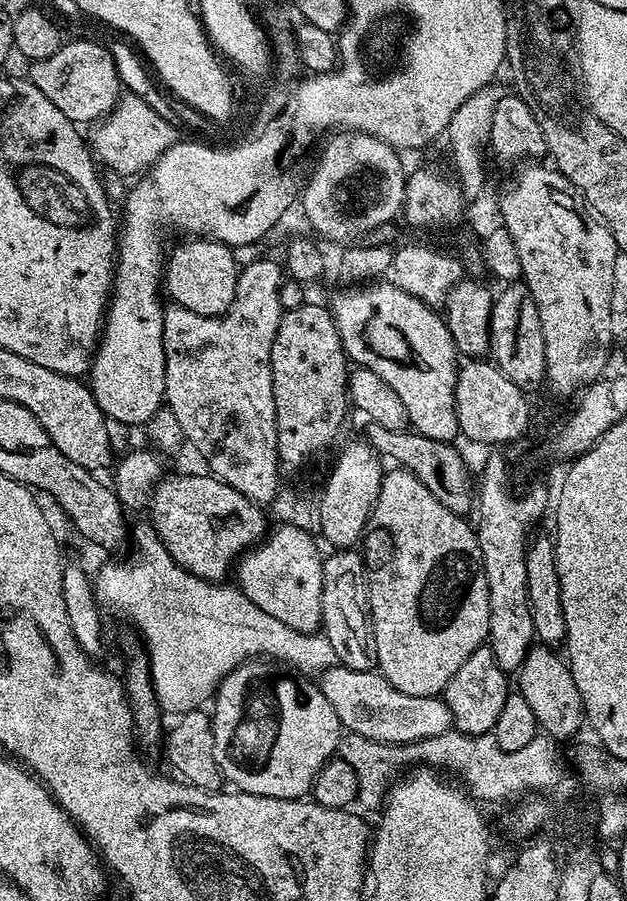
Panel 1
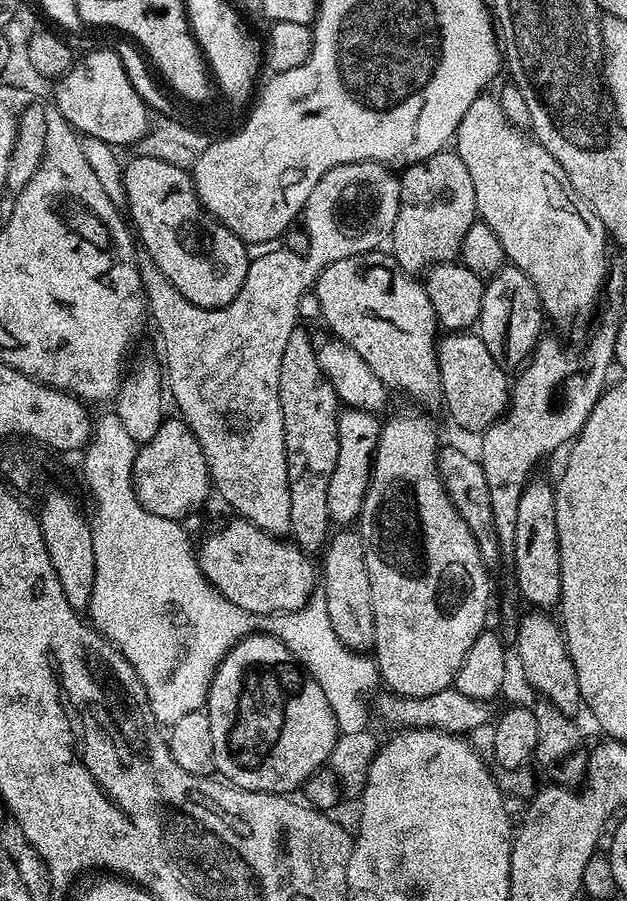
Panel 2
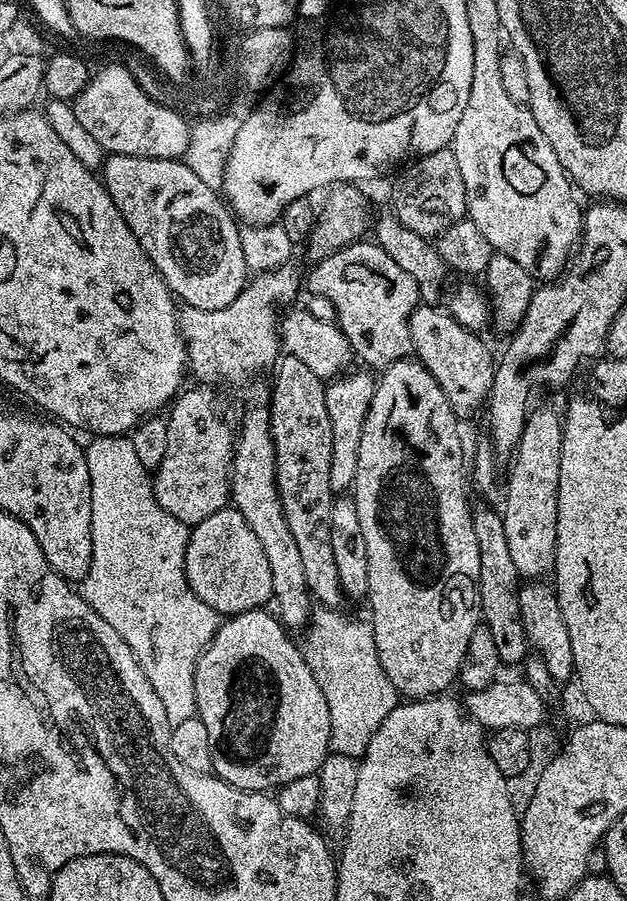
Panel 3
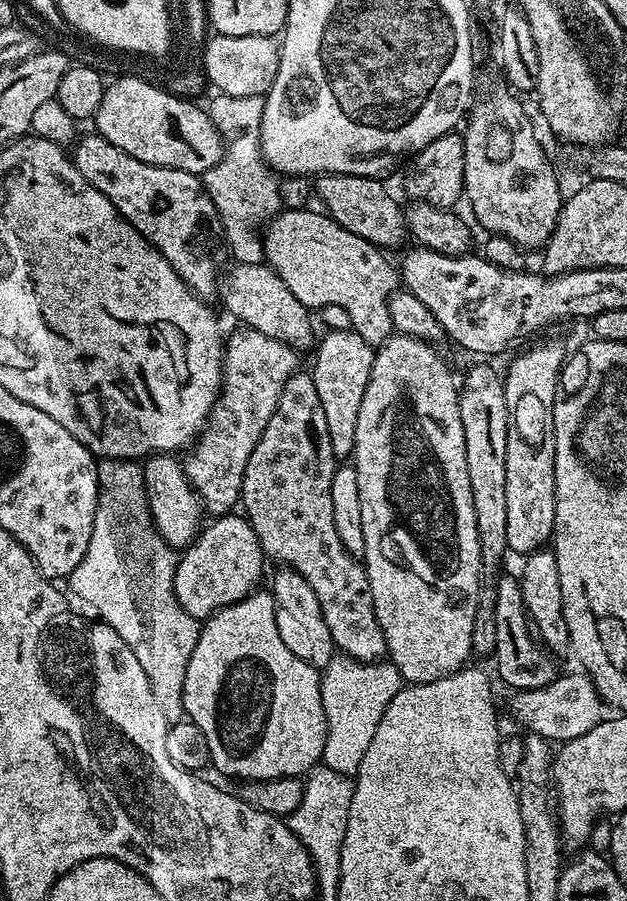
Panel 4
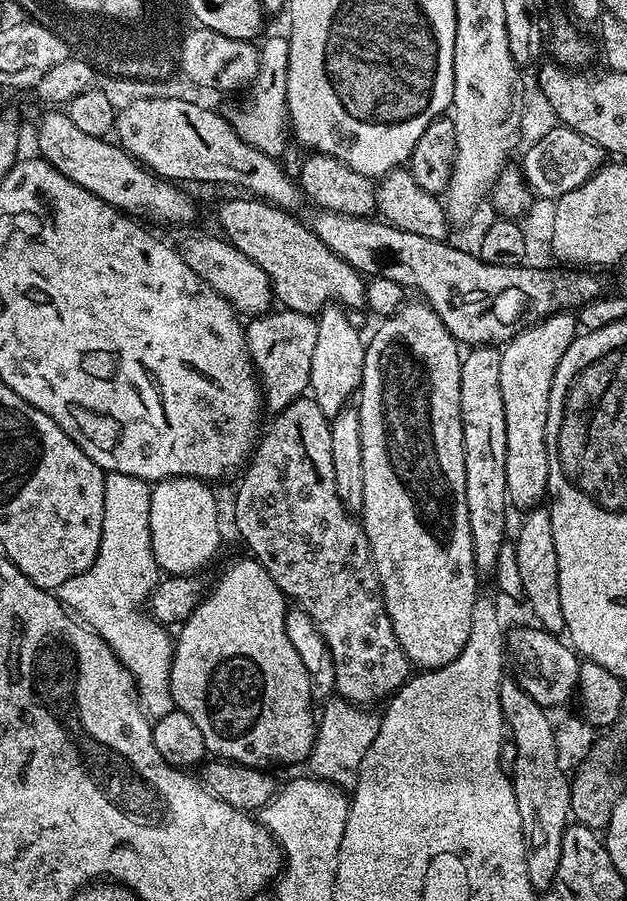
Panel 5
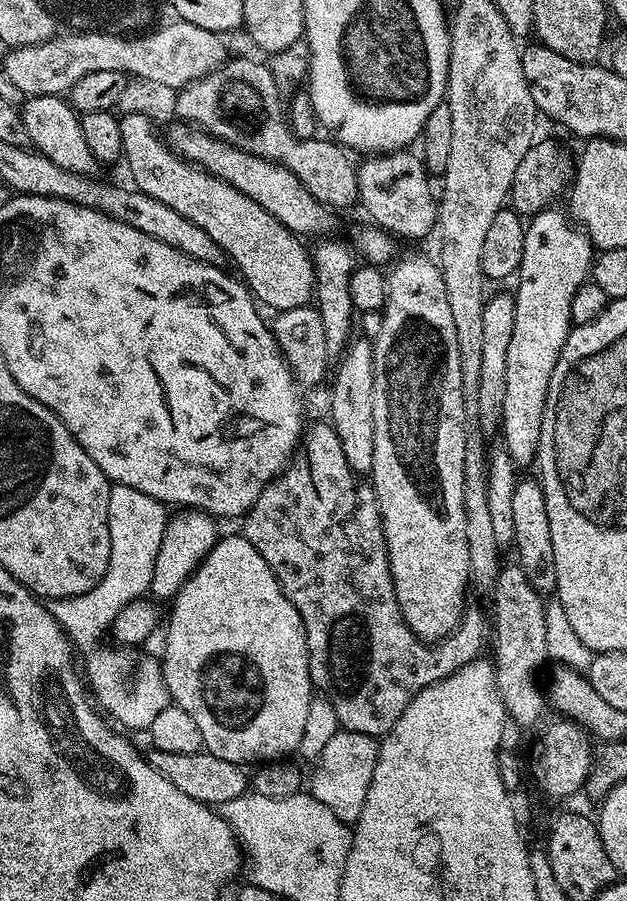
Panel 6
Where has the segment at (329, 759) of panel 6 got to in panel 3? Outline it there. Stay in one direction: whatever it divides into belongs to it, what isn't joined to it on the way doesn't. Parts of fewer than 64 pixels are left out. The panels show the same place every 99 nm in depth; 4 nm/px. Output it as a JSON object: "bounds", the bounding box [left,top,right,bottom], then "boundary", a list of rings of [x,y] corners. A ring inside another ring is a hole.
{"bounds":[302,607,398,758],"boundary":[[[313,607],[312,619],[302,632],[302,651],[330,710],[331,751],[360,758],[370,746],[374,730],[382,726],[382,718],[396,708],[398,693],[380,665],[371,623],[359,624],[341,614],[335,608]]]}

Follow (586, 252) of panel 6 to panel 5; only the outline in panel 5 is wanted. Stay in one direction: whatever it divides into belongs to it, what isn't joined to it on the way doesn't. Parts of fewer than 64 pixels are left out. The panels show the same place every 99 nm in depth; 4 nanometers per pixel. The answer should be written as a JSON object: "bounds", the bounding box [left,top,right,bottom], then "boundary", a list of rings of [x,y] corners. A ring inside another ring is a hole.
{"bounds":[498,310,577,510],"boundary":[[[568,310],[556,312],[528,328],[521,328],[503,345],[500,354],[498,386],[502,386],[502,406],[506,410],[506,490],[511,503],[520,510],[537,507],[548,495],[546,410],[562,354],[566,354],[577,335],[577,317]]]}

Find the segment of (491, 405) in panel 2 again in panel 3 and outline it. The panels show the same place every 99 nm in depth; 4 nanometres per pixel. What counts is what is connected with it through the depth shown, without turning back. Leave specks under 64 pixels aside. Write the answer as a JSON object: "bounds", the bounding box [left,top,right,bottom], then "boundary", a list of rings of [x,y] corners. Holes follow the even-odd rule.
{"bounds":[410,303,497,418],"boundary":[[[421,303],[410,314],[410,336],[415,359],[424,365],[432,375],[434,382],[442,386],[442,394],[446,394],[446,402],[454,410],[458,418],[472,416],[488,403],[488,395],[492,393],[492,383],[496,373],[497,361],[492,360],[492,352],[483,339],[483,335],[471,332],[462,326],[452,313],[435,304]]]}

